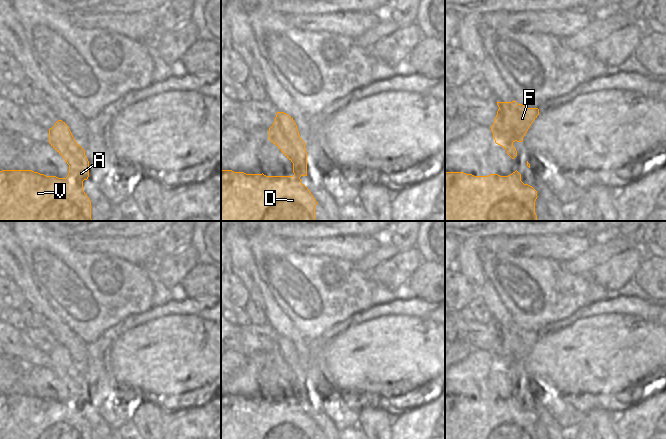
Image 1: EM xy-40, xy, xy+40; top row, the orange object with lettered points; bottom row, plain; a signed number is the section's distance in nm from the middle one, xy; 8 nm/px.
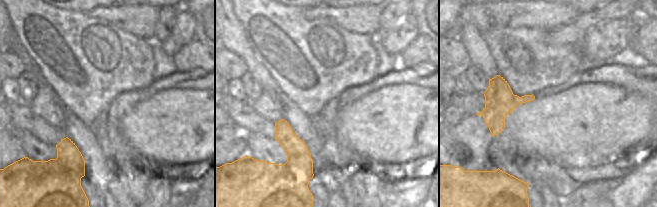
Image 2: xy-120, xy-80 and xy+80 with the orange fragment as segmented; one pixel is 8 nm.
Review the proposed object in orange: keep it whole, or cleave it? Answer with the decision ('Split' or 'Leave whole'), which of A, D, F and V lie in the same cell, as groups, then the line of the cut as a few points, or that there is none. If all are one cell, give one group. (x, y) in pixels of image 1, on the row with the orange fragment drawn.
Leave whole. Groups: A D F V. No split.

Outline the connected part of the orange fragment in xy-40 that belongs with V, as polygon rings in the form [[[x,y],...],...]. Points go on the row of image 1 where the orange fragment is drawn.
[[[58,120],[49,129],[49,143],[69,165],[66,178],[46,176],[32,170],[0,171],[0,221],[92,221],[91,201],[83,191],[83,181],[89,177],[89,161],[85,150],[75,141],[69,127]]]

